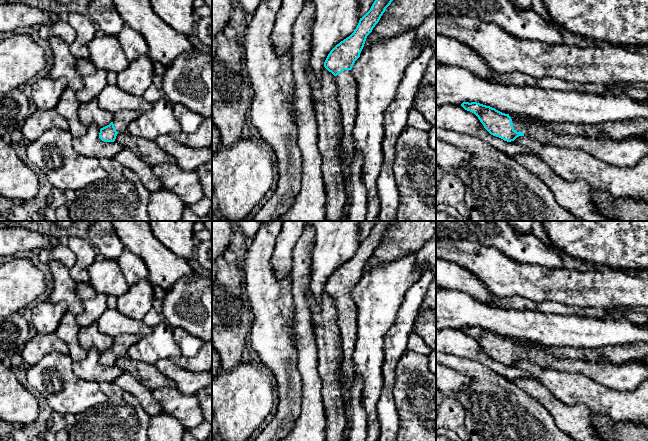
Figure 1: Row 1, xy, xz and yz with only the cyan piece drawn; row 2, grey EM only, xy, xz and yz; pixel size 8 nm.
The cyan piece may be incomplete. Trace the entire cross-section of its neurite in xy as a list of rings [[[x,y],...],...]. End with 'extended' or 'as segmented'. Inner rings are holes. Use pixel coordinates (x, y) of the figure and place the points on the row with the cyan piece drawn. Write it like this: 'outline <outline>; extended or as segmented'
outline [[[124,110],[113,114],[113,121],[100,129],[99,138],[104,142],[114,142],[120,132],[128,132],[128,126],[142,112],[138,110]]]; extended

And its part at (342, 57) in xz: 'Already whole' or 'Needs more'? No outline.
Needs more

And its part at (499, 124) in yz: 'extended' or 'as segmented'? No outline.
extended

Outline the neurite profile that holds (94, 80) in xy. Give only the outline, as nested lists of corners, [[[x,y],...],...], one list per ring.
[[[89,58],[77,60],[76,69],[83,81],[83,88],[76,92],[77,100],[81,103],[95,100],[107,85],[107,72],[98,69]]]

